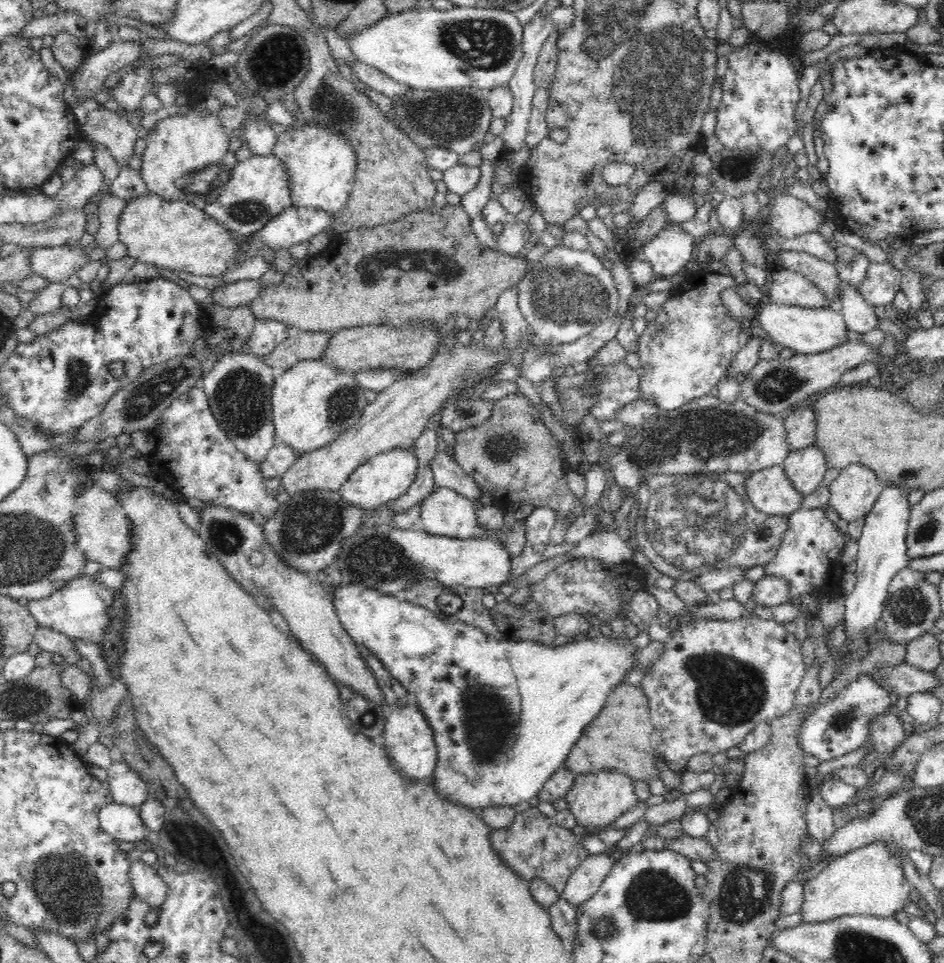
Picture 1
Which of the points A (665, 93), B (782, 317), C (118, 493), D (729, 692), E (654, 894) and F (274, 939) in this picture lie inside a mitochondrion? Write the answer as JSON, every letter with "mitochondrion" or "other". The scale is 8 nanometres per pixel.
{"A":"mitochondrion","B":"other","C":"other","D":"mitochondrion","E":"mitochondrion","F":"other"}

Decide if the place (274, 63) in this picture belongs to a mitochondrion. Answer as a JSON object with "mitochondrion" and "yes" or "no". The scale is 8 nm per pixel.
{"mitochondrion":"yes"}

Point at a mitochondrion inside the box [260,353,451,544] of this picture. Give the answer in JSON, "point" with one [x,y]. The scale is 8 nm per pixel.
{"point":[342,403]}

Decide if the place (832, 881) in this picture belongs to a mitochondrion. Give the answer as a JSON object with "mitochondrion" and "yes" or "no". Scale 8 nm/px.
{"mitochondrion":"no"}

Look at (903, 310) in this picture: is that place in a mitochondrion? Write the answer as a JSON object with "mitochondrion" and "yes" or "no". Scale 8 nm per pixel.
{"mitochondrion":"no"}

